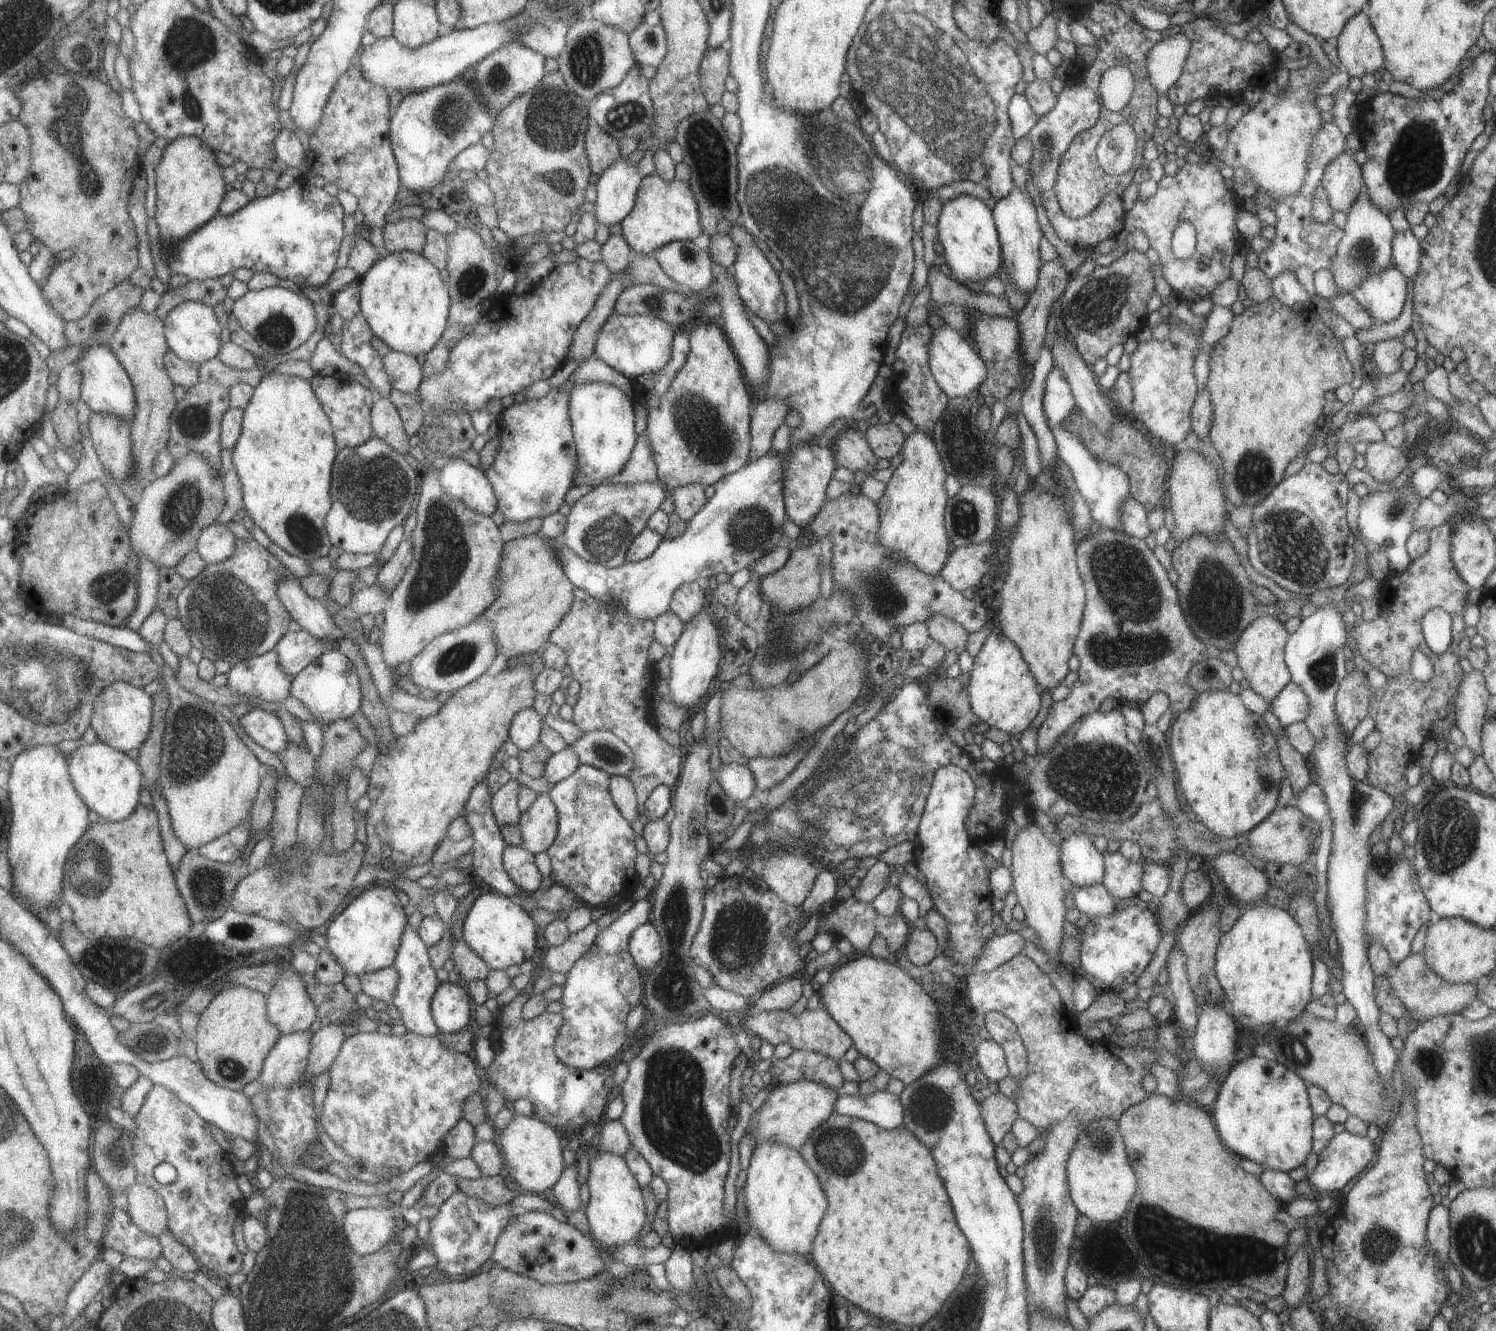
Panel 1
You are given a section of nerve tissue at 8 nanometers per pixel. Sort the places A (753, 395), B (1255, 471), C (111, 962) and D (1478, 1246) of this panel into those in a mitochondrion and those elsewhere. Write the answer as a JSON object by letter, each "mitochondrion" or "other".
{"A":"other","B":"mitochondrion","C":"mitochondrion","D":"mitochondrion"}

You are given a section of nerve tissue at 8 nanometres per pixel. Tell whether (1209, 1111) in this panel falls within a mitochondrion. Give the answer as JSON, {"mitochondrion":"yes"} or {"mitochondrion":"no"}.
{"mitochondrion":"no"}

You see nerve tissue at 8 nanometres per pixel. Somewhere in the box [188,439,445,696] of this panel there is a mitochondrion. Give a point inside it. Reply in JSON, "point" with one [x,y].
{"point":[371,486]}

